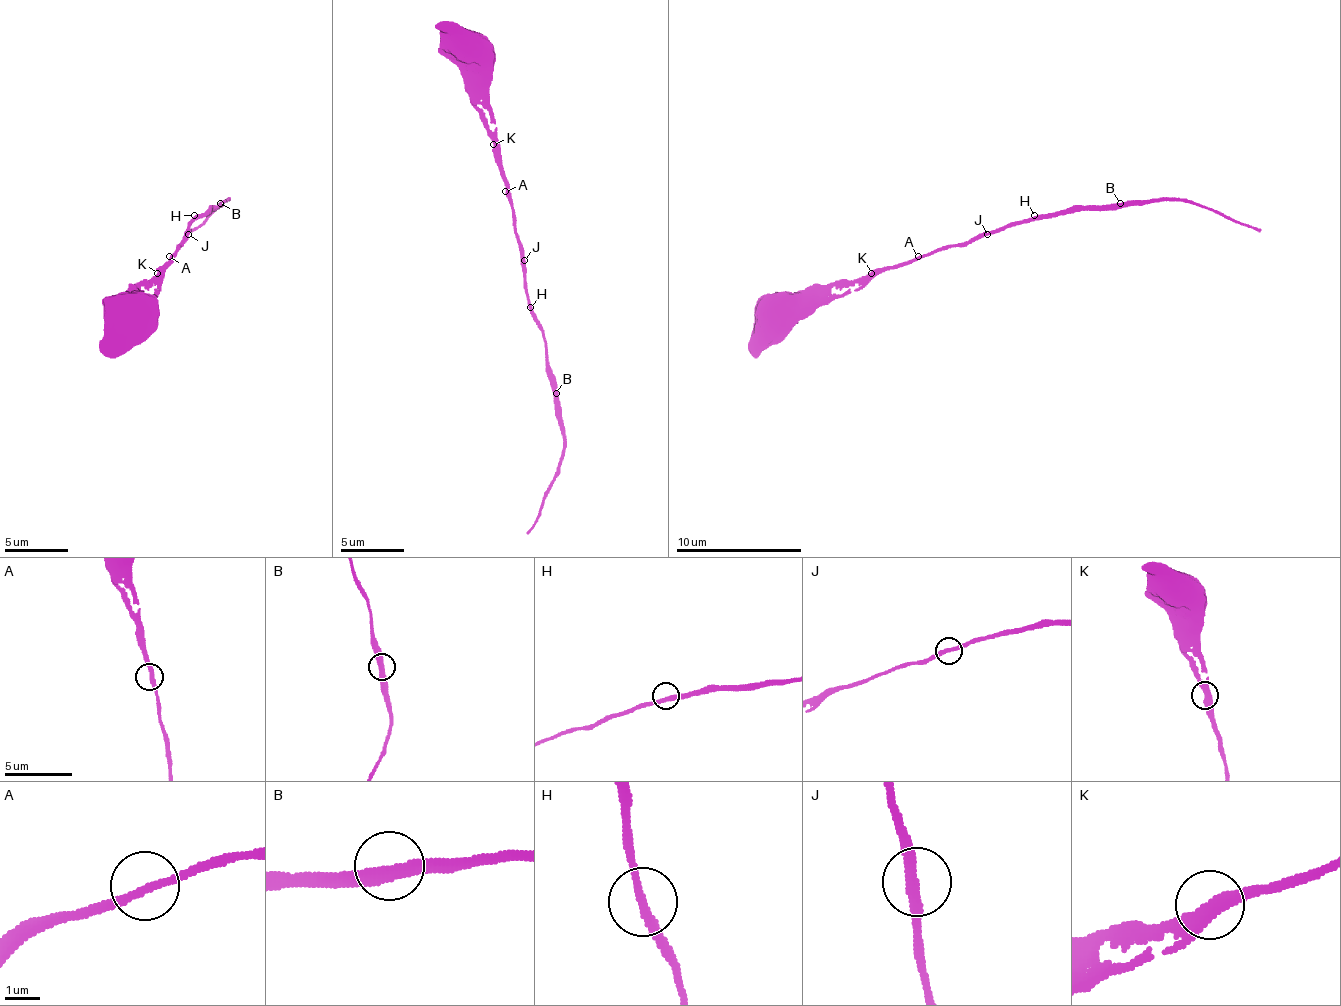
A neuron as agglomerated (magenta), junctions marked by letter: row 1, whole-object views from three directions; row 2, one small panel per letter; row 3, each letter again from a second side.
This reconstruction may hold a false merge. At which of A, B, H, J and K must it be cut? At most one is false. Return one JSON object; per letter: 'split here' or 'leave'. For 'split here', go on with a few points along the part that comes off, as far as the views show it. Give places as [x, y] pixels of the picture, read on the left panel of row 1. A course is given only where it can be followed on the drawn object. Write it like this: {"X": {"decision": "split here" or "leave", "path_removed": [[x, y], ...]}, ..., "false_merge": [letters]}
{"A": {"decision": "leave"}, "B": {"decision": "leave"}, "H": {"decision": "leave"}, "J": {"decision": "leave"}, "K": {"decision": "leave"}, "false_merge": []}

